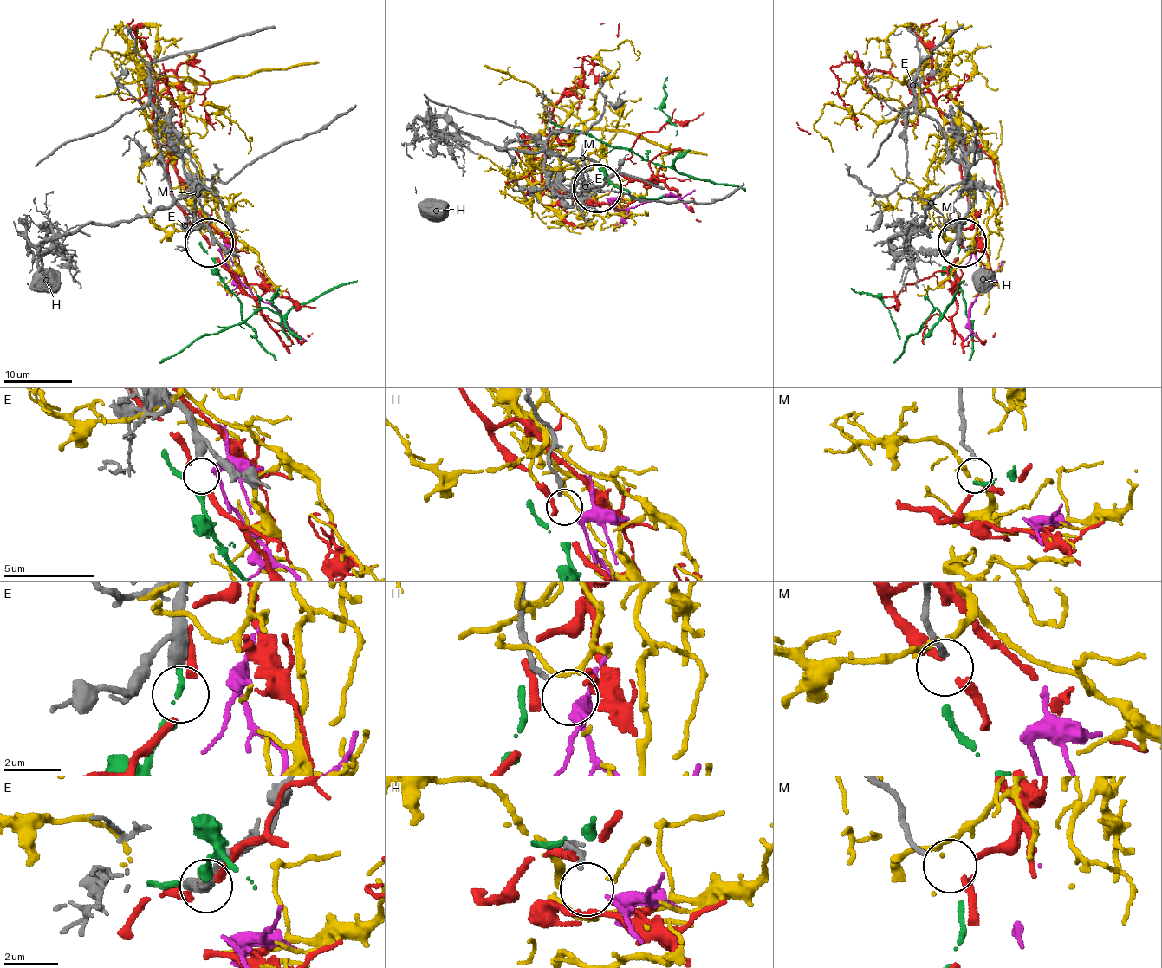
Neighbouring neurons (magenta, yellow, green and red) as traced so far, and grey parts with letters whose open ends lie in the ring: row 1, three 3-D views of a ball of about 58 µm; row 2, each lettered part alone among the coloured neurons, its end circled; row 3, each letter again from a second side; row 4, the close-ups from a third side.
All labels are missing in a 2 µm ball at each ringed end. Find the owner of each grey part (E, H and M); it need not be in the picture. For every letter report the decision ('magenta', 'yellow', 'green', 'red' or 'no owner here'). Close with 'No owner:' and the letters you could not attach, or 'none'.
E: no owner here
H: magenta
M: red
No owner: E

